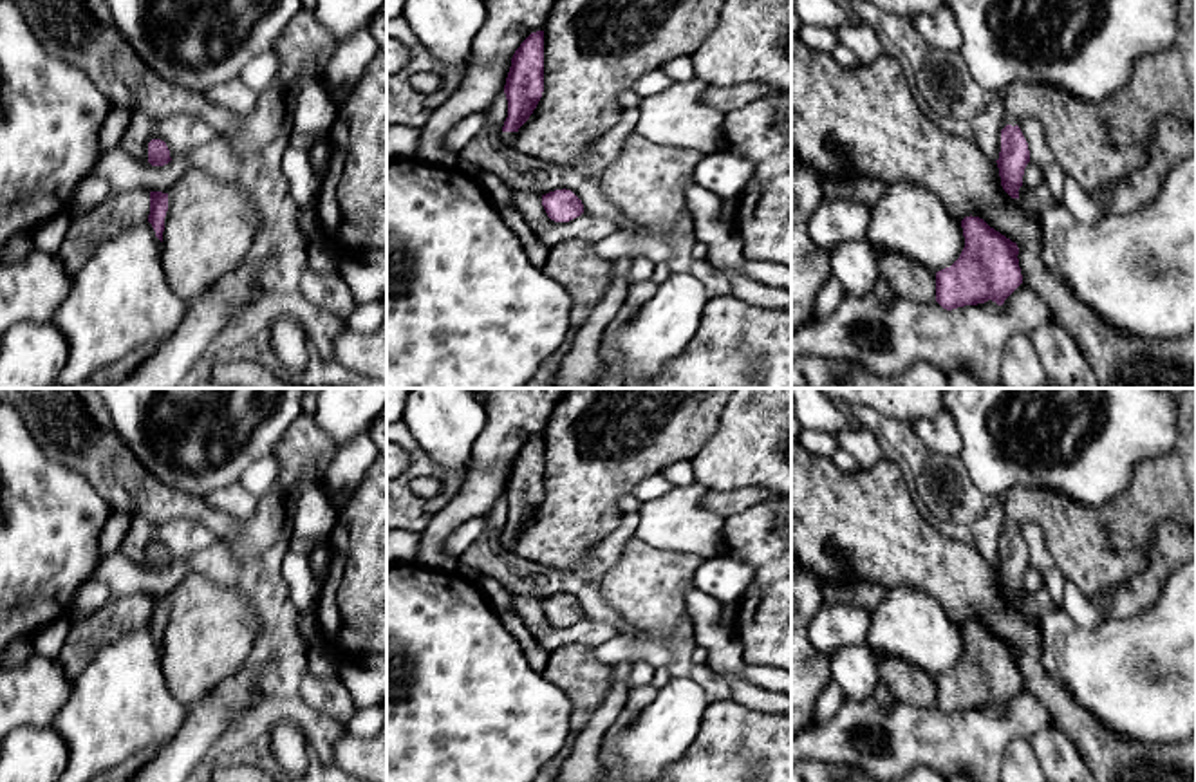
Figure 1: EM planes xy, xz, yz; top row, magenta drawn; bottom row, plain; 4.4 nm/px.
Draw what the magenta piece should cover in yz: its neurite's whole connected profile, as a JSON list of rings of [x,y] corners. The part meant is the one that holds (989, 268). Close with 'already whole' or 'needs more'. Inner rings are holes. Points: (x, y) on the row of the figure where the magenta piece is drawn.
[[[965,217],[961,228],[965,247],[950,267],[936,273],[936,302],[947,311],[985,303],[988,300],[1003,305],[1004,300],[1023,284],[1017,244],[990,228],[979,217]]] | already whole

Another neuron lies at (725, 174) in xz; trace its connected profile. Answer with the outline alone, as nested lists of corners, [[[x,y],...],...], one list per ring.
[[[728,148],[706,154],[694,170],[694,184],[721,199],[739,199],[753,177],[753,163]]]

